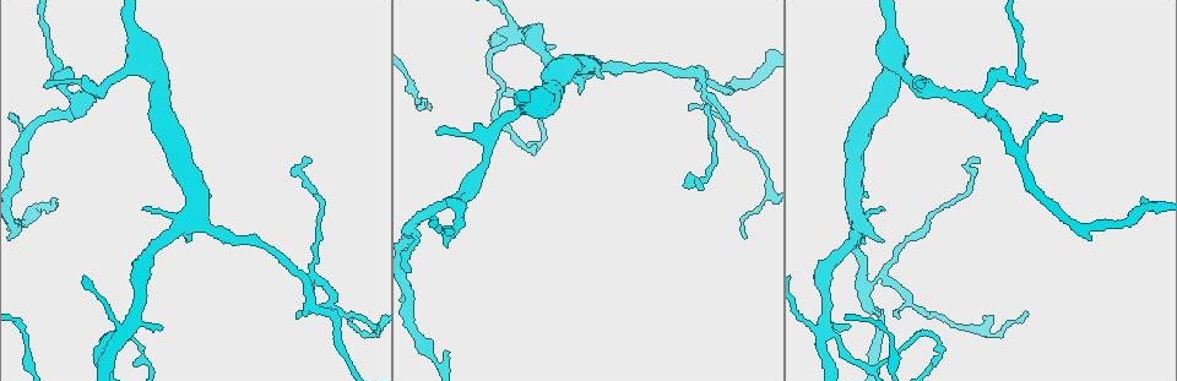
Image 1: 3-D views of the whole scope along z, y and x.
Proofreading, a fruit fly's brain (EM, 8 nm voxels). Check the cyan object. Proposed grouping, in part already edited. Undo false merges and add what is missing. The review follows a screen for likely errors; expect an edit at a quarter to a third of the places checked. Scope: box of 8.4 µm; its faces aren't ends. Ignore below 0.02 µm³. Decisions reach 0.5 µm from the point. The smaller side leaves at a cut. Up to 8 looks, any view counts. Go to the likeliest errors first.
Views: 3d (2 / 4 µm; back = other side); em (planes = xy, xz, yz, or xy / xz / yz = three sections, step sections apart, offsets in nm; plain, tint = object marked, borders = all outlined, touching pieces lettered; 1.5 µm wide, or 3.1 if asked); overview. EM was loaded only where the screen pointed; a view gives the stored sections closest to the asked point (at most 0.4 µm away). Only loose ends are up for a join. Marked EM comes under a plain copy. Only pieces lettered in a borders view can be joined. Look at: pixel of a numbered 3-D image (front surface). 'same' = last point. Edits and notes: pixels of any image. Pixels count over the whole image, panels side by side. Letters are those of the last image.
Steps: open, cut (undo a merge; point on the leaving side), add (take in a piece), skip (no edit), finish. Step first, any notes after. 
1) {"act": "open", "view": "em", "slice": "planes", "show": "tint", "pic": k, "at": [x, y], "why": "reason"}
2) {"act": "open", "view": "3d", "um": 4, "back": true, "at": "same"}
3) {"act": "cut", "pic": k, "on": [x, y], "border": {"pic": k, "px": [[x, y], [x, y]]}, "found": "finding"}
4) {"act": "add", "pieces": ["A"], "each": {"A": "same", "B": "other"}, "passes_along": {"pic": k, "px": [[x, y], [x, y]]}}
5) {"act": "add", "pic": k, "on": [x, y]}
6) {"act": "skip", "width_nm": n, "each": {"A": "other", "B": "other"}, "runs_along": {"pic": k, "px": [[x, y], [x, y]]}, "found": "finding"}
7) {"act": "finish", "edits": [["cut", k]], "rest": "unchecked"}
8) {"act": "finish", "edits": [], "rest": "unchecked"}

{"act": "open", "view": "3d", "um": 2, "pic": 1, "at": [880, 239], "why": "an open end"}

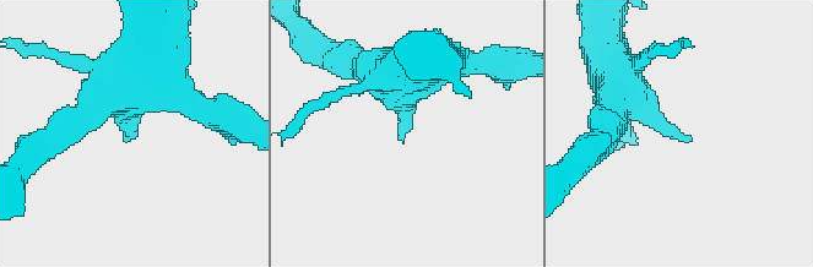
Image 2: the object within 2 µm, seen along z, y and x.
{"act": "open", "view": "em", "slice": "xz", "step": 4, "show": "tint", "pic": 2, "at": [401, 137]}

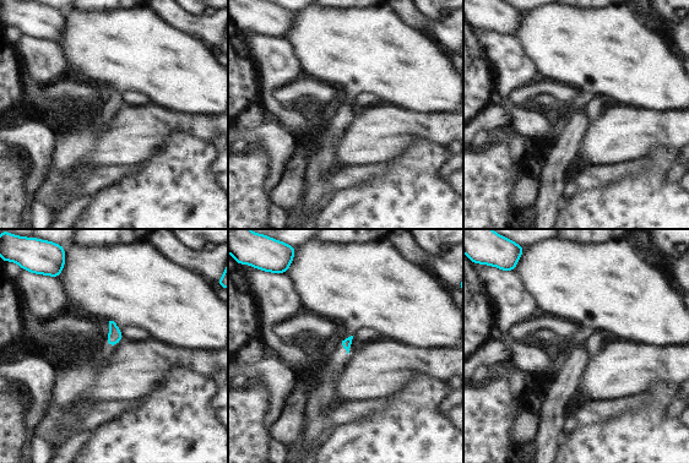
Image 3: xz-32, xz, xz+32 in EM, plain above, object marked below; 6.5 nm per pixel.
{"act": "open", "view": "em", "slice": "planes", "show": "borders", "at": "same"}

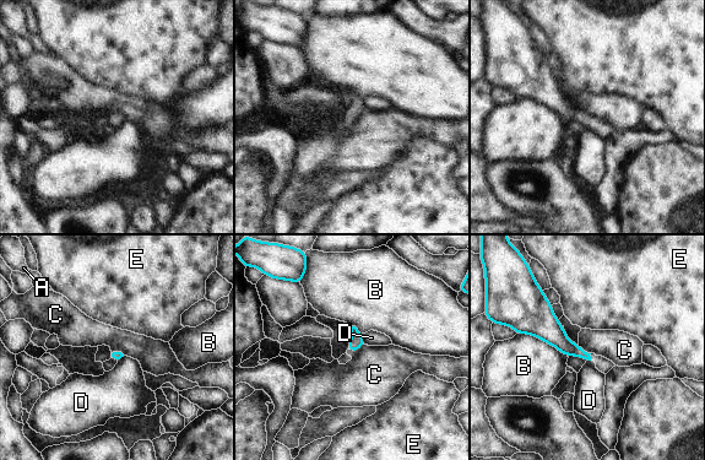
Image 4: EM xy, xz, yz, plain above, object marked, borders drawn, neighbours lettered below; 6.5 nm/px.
{"act": "skip", "longest_contact_nm": ["B", 360], "each": {"A": "other", "B": "other", "C": "other", "D": "other", "E": "other"}, "found": "none of them fits"}

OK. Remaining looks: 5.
{"act": "open", "view": "em", "slice": "yz", "step": 8, "show": "tint", "pic": 1, "at": [1027, 312], "why": "thin end"}

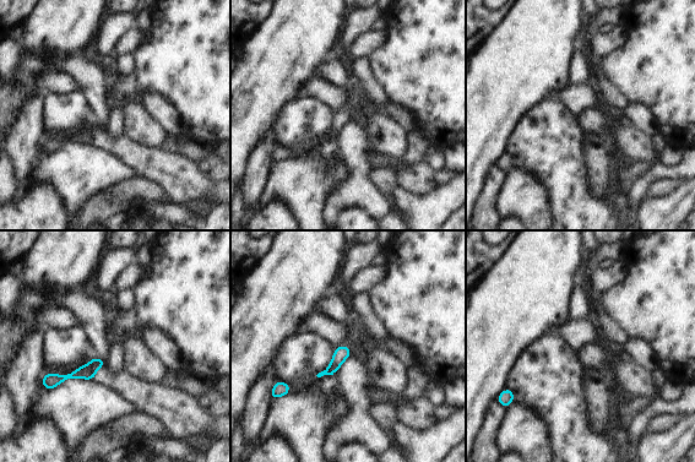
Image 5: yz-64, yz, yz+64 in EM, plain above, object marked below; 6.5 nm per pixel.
{"act": "open", "view": "em", "slice": "yz", "step": 8, "show": "borders", "at": "same", "why": "see the neighbours"}

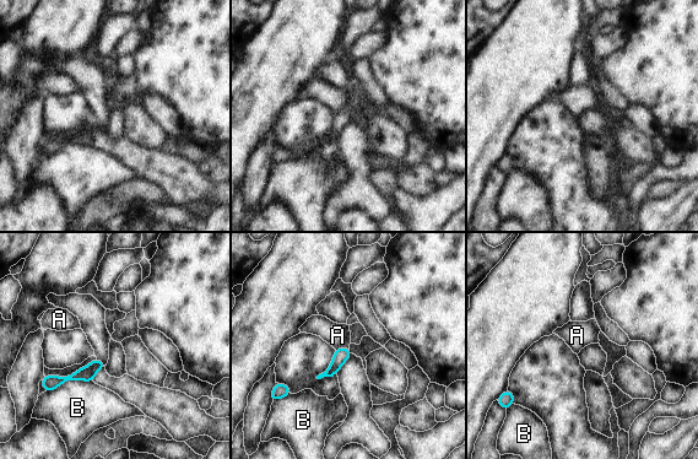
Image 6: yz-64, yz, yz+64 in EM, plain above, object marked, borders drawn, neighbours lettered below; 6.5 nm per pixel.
{"act": "skip", "width_nm": 80, "longest_contact_nm": ["B", 320], "each": {"A": "other", "B": "other"}, "found": "none of them fits"}

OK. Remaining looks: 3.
{"act": "open", "view": "3d", "um": 2, "pic": 1, "at": [1018, 49], "why": "thin neck"}

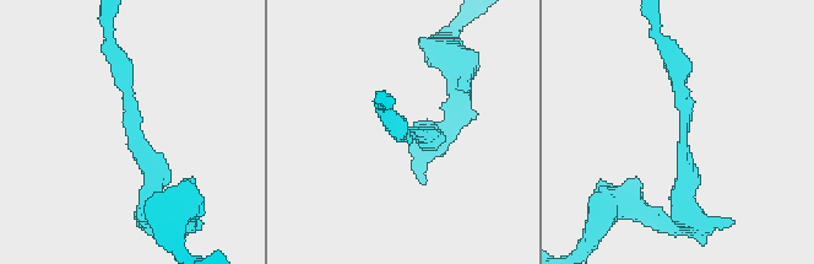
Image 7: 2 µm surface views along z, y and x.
{"act": "open", "view": "em", "slice": "planes", "show": "borders", "pic": 7, "at": [684, 127]}

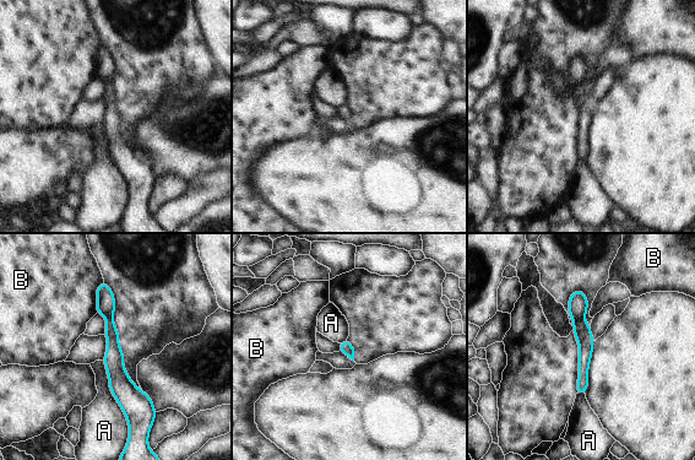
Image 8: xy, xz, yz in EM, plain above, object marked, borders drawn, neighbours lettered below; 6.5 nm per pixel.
{"act": "skip", "each": {"A": "other", "B": "other"}, "runs_along": {"pic": 8, "px": [[101, 292], [132, 436]]}, "found": "one cell here"}

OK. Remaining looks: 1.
{"act": "finish", "edits": [], "rest": "unchecked"}

